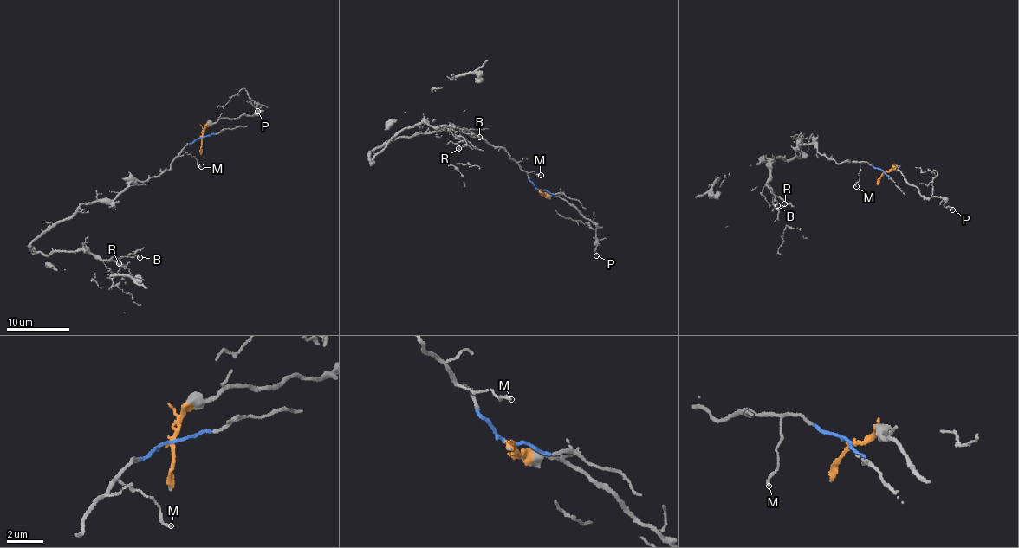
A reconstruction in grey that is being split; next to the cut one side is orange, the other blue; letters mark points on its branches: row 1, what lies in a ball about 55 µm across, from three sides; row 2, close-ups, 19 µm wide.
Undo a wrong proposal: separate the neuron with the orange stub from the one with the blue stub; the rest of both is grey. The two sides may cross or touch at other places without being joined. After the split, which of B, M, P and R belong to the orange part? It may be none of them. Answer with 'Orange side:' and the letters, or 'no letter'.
Orange side: P

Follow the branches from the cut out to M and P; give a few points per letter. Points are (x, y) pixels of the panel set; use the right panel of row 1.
M: (884, 171), (862, 163), (855, 187)
P: (884, 171), (899, 170), (905, 179), (915, 186), (921, 196), (940, 196), (944, 206), (953, 209)

